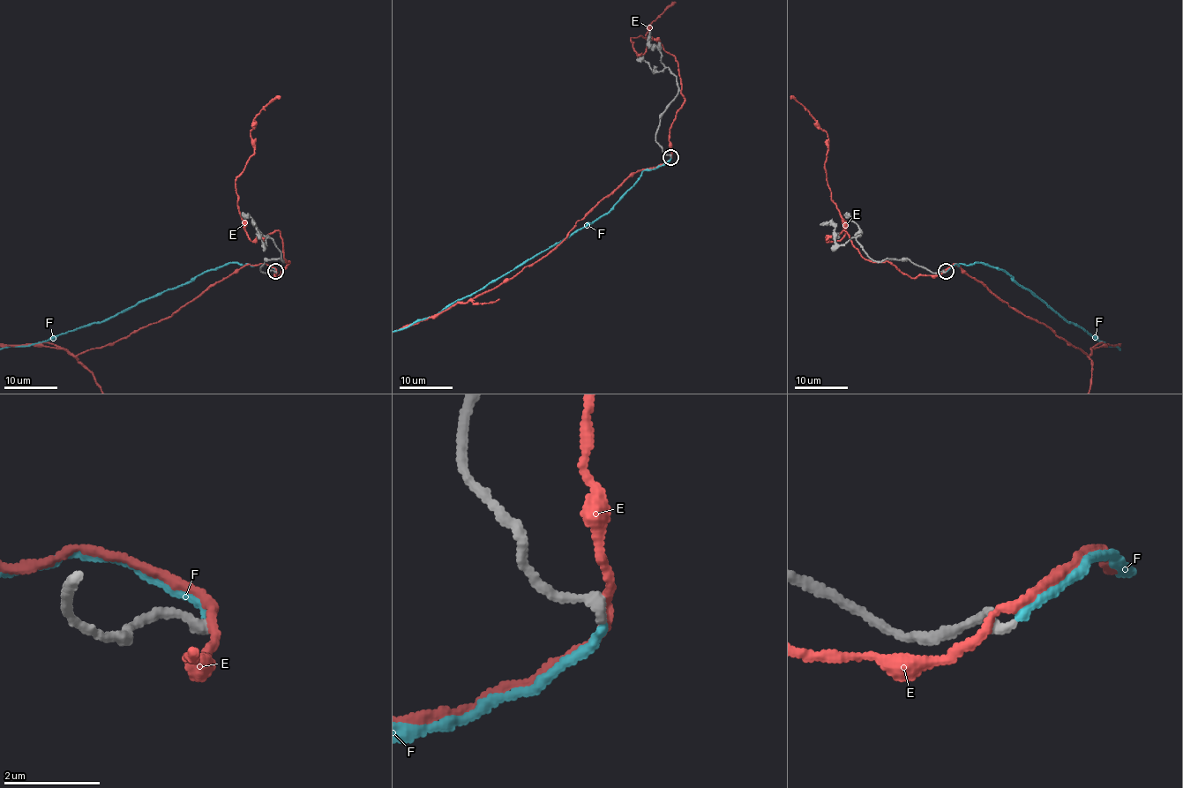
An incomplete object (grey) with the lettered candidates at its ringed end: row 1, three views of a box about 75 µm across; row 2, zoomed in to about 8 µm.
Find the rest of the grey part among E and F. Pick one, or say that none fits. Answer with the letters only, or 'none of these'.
F

